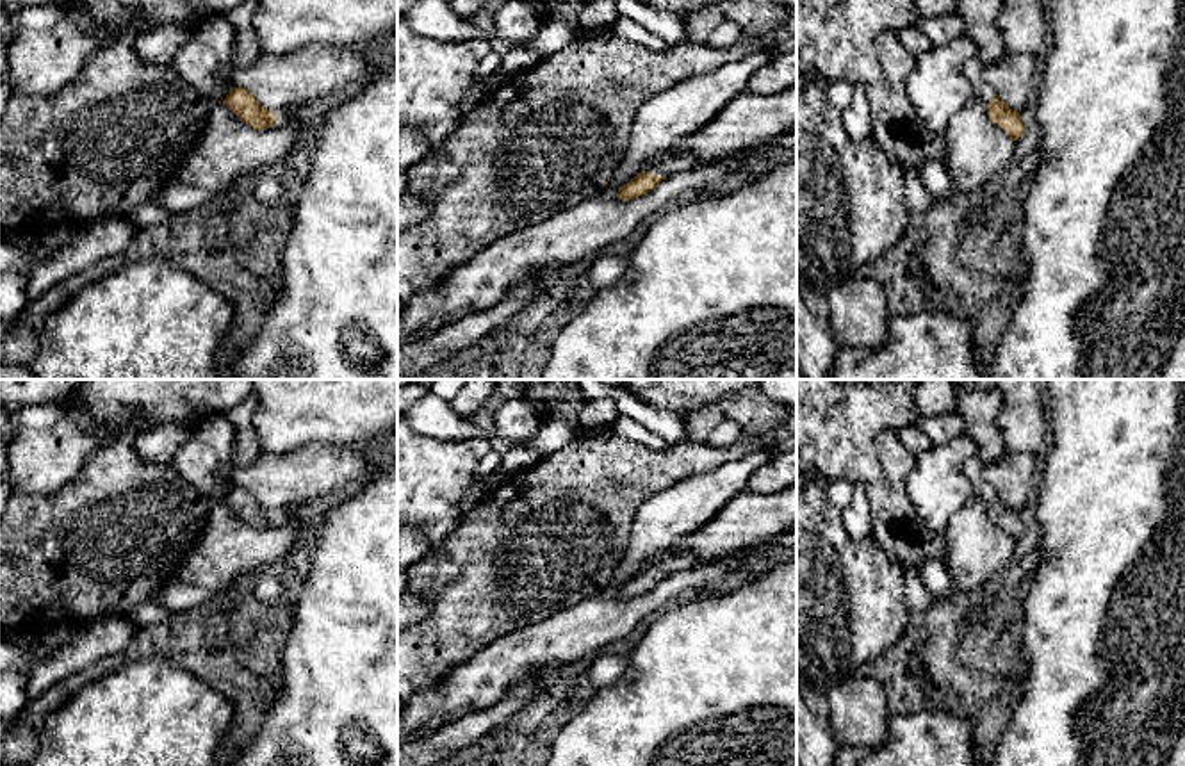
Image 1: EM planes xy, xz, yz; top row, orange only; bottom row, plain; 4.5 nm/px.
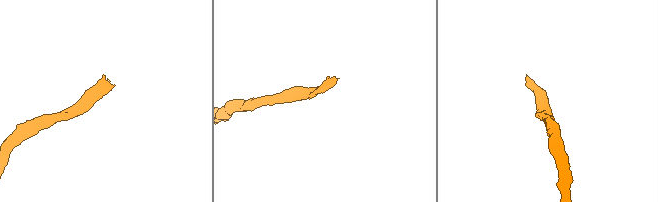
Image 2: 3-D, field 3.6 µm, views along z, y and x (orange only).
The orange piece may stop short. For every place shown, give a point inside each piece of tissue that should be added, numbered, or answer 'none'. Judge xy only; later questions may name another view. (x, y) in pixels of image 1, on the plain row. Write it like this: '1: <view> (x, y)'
none

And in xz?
1: xz (683, 560)

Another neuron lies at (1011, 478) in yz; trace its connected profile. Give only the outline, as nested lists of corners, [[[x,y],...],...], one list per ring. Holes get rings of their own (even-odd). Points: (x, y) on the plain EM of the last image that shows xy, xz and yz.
[[[1009,451],[1000,461],[984,465],[982,476],[1009,508],[1019,511],[1028,501],[1035,461],[1030,452]]]

